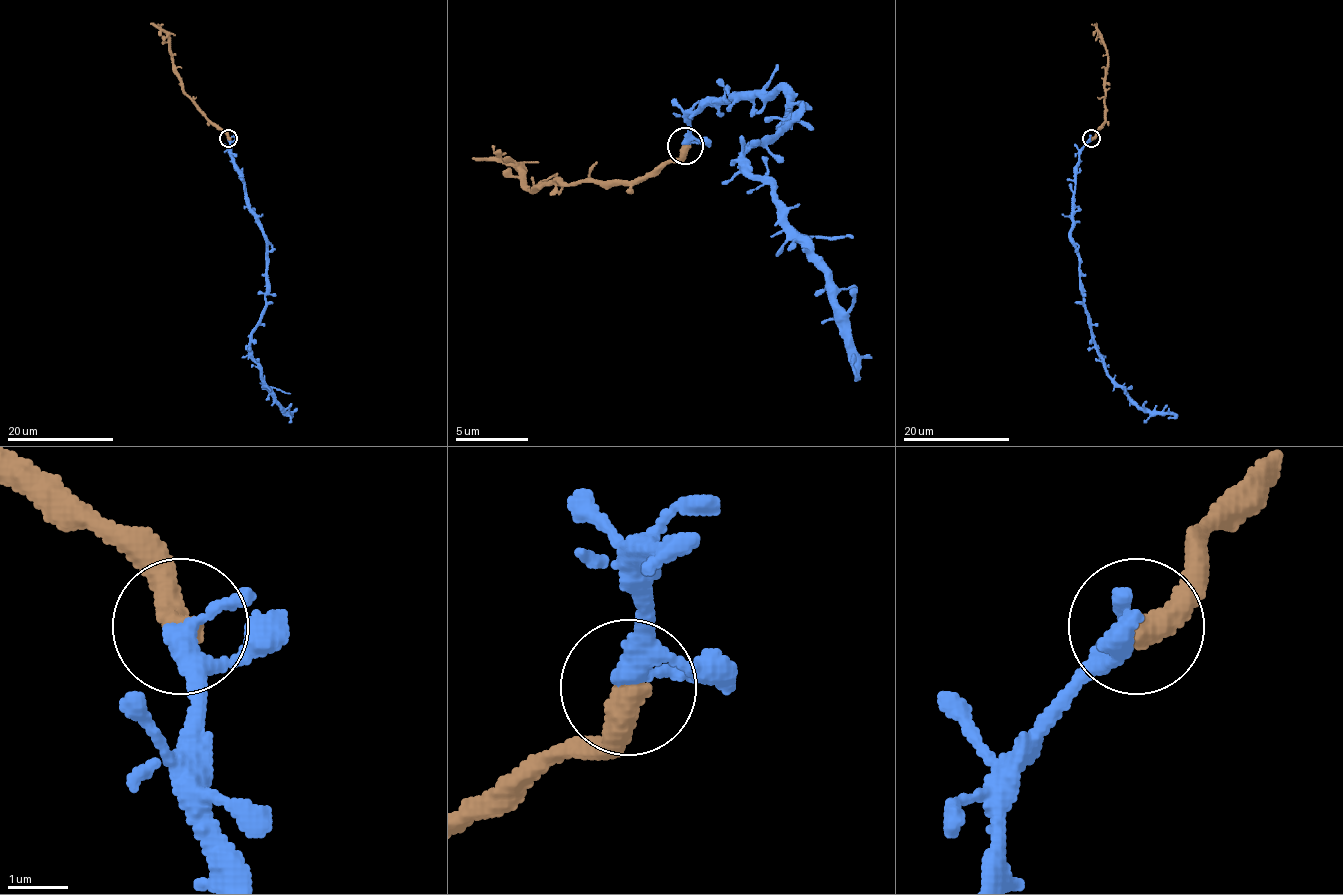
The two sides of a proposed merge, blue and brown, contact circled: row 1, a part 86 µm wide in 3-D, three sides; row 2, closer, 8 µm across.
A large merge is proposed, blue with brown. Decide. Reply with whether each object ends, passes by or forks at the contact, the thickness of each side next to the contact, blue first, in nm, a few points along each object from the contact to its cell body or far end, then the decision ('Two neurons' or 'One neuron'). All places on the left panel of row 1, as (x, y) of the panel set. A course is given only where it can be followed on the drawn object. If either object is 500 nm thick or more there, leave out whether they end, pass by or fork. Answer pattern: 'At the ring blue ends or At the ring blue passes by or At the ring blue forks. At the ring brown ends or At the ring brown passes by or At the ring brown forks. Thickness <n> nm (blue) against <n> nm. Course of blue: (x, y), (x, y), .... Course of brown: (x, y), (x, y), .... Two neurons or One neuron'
At the ring blue forks. At the ring brown ends. Thickness 240 nm (blue) against 480 nm. Course of blue: (228, 138), (247, 207), (263, 232), (267, 262), (265, 307), (252, 333), (251, 352), (260, 378), (289, 418). Course of brown: (228, 138), (186, 93), (172, 60), (168, 37), (150, 23). One neuron

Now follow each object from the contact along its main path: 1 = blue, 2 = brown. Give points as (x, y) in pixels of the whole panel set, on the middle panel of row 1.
1: (684, 145), (699, 108), (778, 90), (786, 123), (746, 159), (829, 279), (851, 355)
2: (684, 145), (677, 159), (659, 163), (637, 181), (568, 184), (557, 181), (532, 188), (503, 163), (471, 159)

